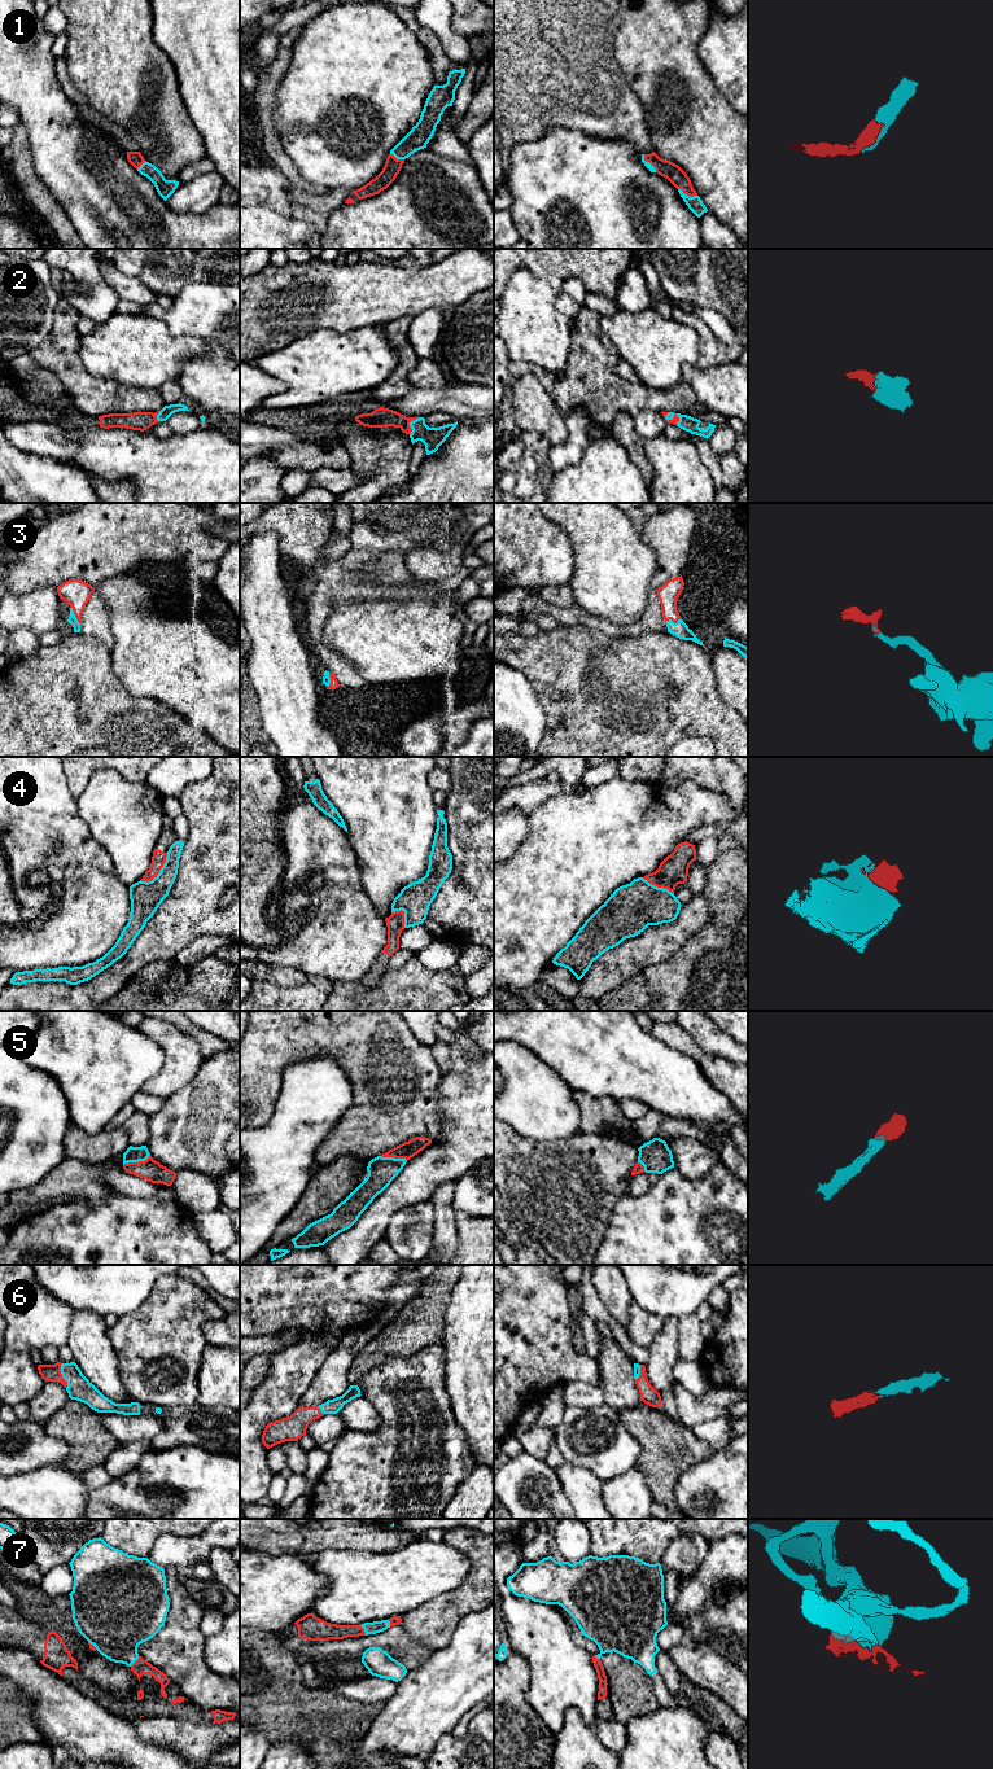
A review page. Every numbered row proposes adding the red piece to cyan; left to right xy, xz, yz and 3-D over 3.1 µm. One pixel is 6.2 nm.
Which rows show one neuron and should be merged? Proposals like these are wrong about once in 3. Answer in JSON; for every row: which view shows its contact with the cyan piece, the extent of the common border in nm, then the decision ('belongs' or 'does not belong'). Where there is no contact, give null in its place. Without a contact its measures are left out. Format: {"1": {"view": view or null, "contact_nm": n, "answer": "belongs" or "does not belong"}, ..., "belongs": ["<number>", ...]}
{"1": {"view": "yz", "contact_nm": 130, "answer": "belongs"}, "2": {"view": "xz", "contact_nm": 130, "answer": "belongs"}, "3": {"view": "yz", "contact_nm": 110, "answer": "belongs"}, "4": {"view": "xy", "contact_nm": 240, "answer": "does not belong"}, "5": {"view": "xy", "contact_nm": 180, "answer": "belongs"}, "6": {"view": "xy", "contact_nm": 160, "answer": "belongs"}, "7": {"view": "xy", "contact_nm": 90, "answer": "does not belong"}, "belongs": ["1", "2", "3", "5", "6"]}

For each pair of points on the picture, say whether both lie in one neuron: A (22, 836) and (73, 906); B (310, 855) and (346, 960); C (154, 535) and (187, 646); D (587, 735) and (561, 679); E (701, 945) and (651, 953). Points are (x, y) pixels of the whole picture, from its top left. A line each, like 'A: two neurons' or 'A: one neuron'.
A: one neuron
B: one neuron
C: two neurons
D: one neuron
E: two neurons

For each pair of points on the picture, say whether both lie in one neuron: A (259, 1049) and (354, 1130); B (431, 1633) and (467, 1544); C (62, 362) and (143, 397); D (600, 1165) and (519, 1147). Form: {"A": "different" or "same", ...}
{"A": "same", "B": "same", "C": "same", "D": "same"}

